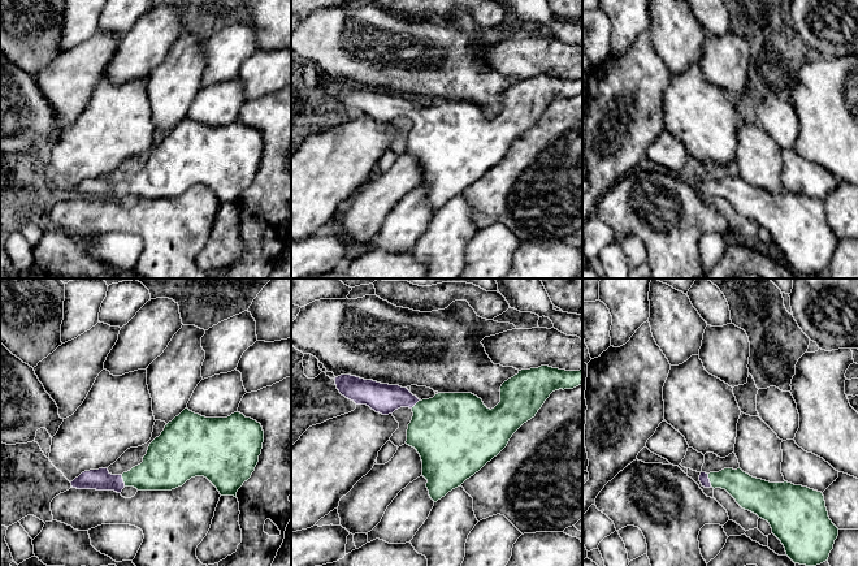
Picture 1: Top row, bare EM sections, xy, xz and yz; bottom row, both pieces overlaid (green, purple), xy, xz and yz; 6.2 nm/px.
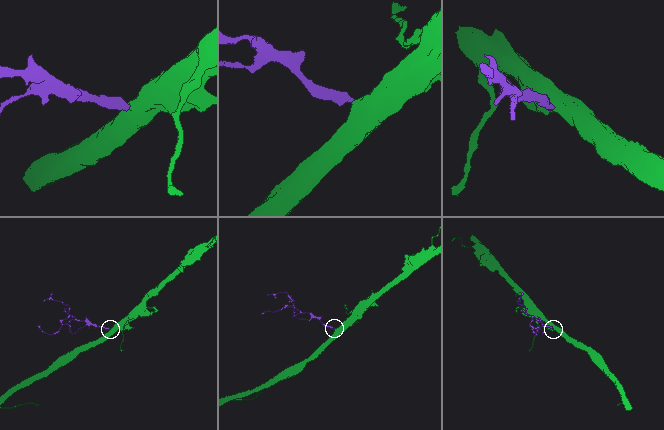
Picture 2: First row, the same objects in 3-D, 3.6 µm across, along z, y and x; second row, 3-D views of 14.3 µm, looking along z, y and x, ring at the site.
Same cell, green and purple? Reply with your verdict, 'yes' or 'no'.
yes

